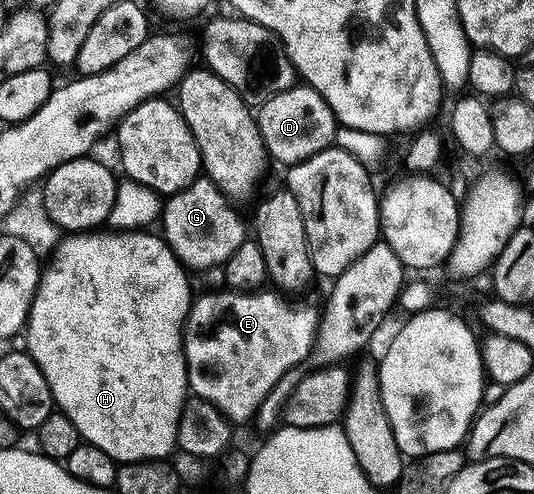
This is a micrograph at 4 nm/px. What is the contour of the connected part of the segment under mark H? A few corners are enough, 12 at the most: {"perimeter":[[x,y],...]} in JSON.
{"perimeter":[[149,229],[73,233],[23,328],[56,410],[168,460],[186,268]]}

